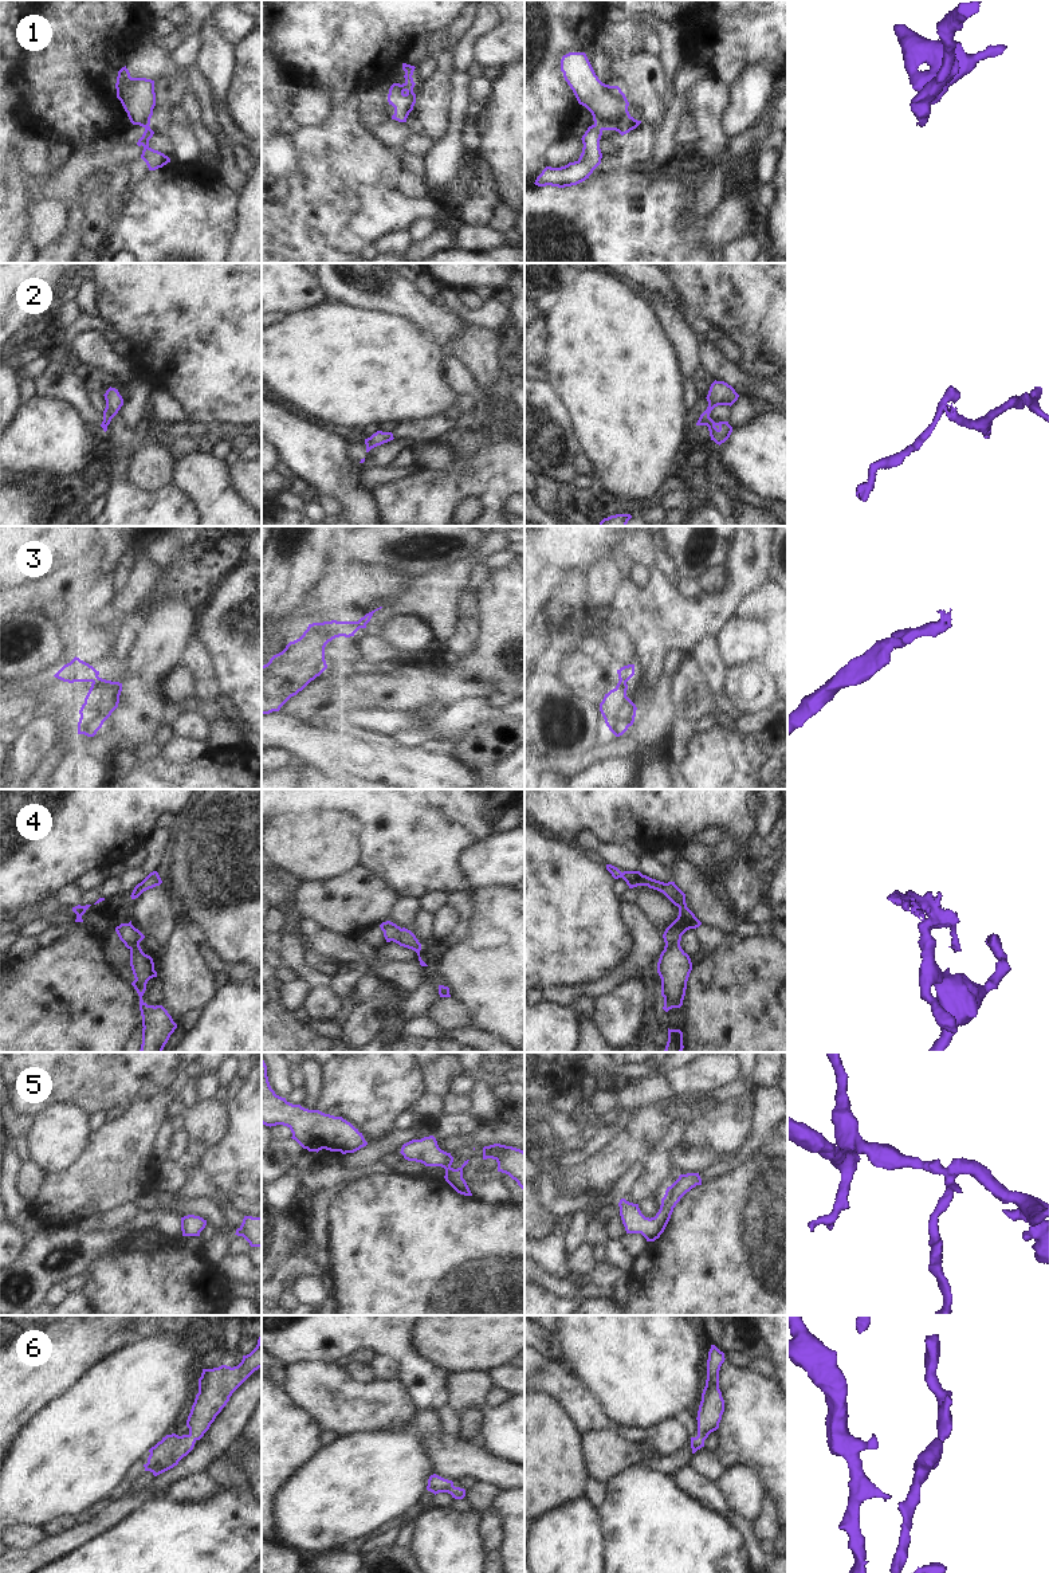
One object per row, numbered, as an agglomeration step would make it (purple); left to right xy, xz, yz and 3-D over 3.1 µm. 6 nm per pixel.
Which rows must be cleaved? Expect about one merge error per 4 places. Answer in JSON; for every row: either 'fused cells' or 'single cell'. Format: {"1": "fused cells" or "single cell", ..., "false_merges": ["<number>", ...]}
{"1": "fused cells", "2": "fused cells", "3": "fused cells", "4": "fused cells", "5": "single cell", "6": "single cell", "false_merges": ["1", "2", "3", "4"]}

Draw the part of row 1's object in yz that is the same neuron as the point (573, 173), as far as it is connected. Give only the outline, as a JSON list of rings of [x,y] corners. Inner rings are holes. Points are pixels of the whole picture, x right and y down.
[[[589,126],[581,138],[584,148],[579,158],[561,168],[546,166],[534,184],[538,187],[551,185],[565,188],[577,185],[589,179],[593,170],[601,164],[601,136],[602,129],[600,126]]]

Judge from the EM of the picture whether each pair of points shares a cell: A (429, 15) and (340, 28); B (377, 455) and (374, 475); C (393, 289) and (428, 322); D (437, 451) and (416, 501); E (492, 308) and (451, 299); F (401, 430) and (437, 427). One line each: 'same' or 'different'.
A: same
B: different
C: same
D: different
E: same
F: same

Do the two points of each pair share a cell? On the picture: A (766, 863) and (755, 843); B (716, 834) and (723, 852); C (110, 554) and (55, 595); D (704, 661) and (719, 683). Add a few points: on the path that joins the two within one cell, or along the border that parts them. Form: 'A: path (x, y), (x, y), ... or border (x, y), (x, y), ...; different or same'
A: path (761, 859), (755, 854), (755, 848); same
B: border (726, 836), (714, 844), (695, 842); different
C: path (97, 568), (69, 592); same
D: path (710, 666), (715, 671), (716, 678); same

